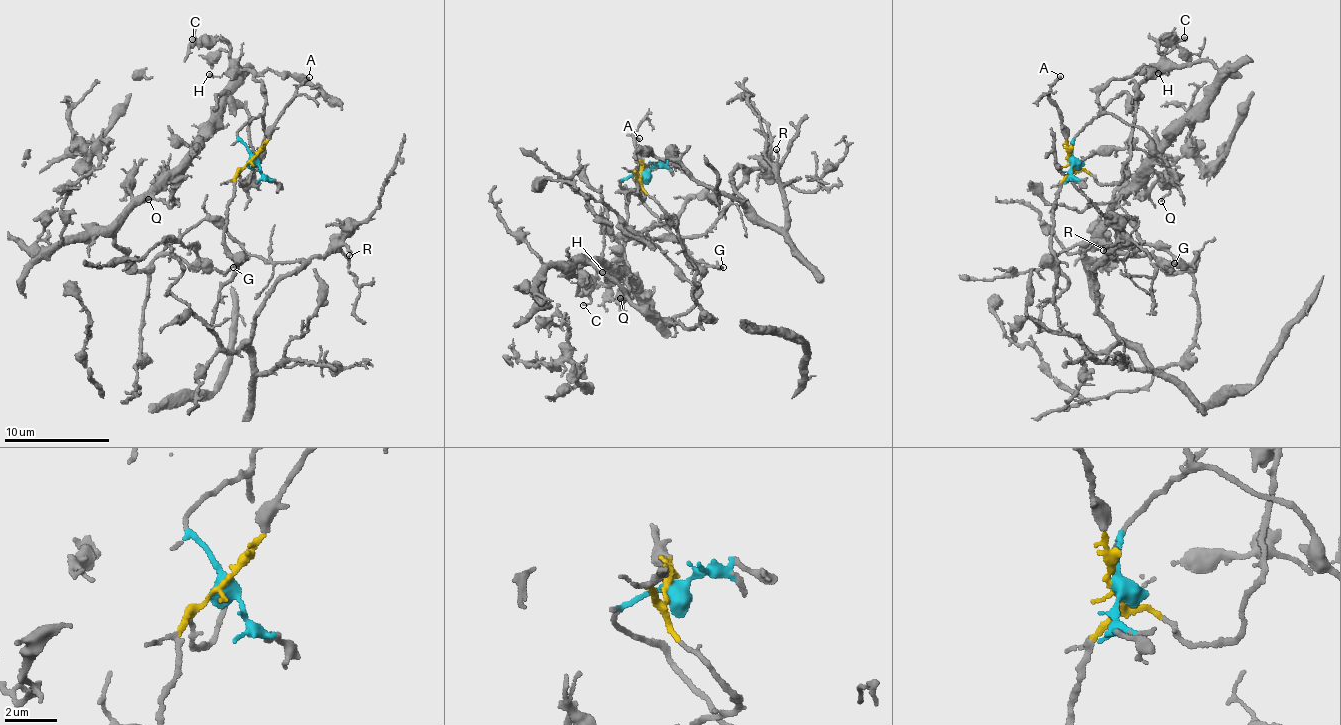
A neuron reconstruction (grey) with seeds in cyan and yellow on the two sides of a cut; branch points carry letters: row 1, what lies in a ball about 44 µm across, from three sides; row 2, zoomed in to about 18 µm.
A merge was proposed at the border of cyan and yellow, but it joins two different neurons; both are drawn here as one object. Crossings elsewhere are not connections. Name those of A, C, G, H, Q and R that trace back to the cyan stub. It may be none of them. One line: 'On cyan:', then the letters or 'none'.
On cyan: C, G, H, Q

